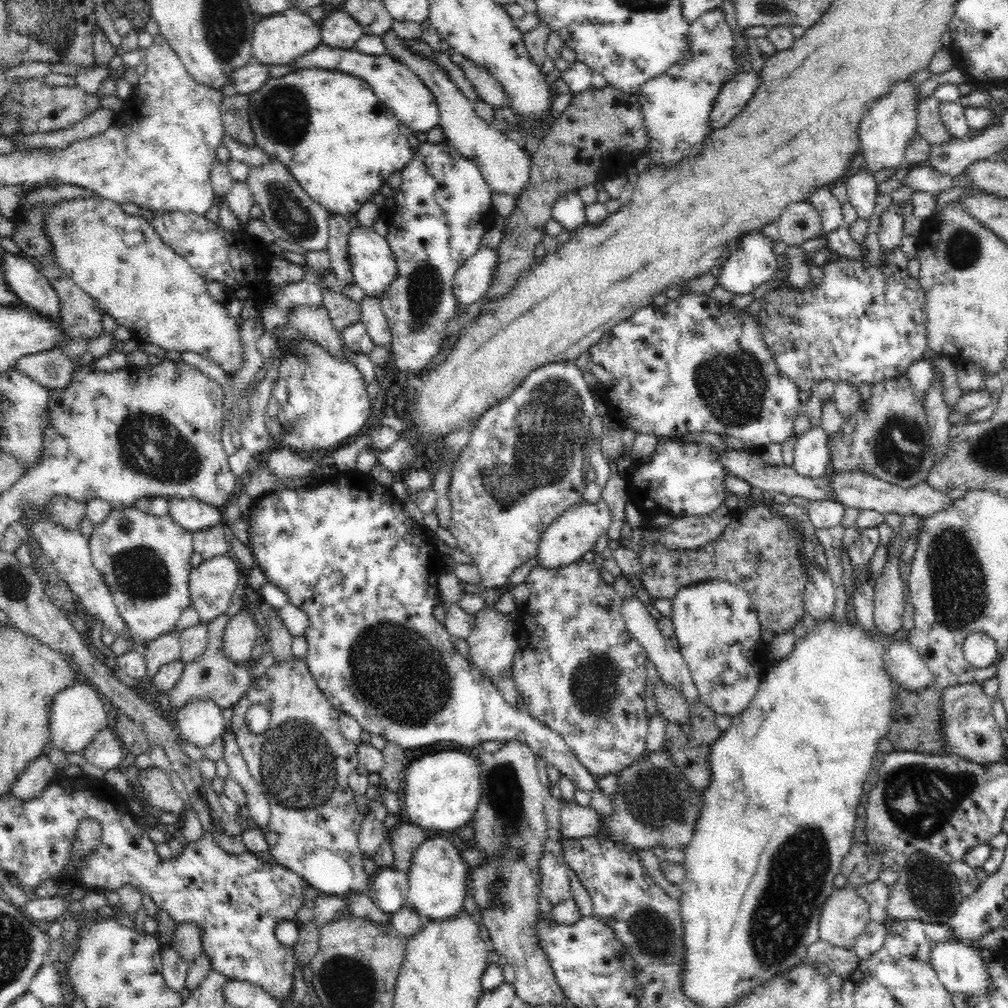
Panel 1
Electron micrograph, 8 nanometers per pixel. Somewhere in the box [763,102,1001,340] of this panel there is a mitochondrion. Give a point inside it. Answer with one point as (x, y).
(962, 249)

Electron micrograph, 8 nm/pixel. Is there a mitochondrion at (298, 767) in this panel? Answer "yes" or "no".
yes

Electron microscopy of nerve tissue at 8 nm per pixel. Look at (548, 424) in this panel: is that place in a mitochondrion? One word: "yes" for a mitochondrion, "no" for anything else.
yes

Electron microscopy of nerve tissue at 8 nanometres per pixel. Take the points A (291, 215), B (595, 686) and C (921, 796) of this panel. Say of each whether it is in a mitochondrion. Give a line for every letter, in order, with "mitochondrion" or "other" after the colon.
A: mitochondrion
B: mitochondrion
C: mitochondrion

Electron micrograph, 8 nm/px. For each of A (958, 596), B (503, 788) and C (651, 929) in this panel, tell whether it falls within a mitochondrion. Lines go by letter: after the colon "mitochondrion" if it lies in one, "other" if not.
A: mitochondrion
B: mitochondrion
C: mitochondrion

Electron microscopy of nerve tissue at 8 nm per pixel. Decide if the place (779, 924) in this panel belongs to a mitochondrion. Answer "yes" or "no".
yes

